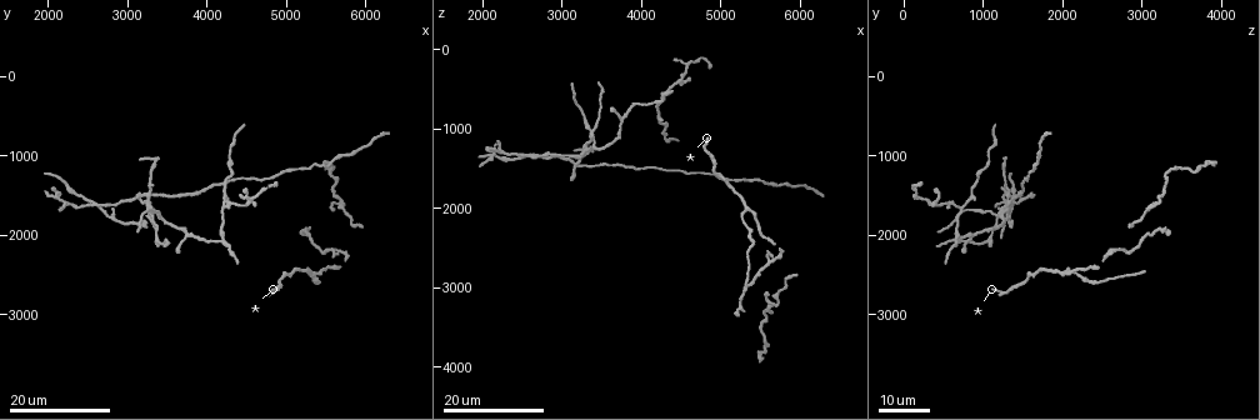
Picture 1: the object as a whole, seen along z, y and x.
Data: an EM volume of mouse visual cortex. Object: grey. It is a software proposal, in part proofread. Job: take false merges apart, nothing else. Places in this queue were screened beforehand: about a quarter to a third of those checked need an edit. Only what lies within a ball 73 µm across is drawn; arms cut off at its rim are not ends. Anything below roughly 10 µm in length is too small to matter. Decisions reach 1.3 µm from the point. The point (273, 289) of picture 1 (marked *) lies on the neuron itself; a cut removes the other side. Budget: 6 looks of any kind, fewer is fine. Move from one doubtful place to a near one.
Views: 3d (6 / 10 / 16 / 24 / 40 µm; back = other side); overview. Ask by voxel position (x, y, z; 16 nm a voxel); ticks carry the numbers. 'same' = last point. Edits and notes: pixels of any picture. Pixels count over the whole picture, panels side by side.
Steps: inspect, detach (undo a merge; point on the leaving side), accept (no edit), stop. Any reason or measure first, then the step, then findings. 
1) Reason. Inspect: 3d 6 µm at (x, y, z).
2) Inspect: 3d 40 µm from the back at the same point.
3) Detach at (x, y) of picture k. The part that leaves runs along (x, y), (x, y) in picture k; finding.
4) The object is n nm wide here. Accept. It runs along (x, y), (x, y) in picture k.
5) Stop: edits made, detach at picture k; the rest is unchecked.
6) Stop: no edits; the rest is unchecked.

Calibre changes. Inspect: 3d 24 µm at (4300, 1250, 950).

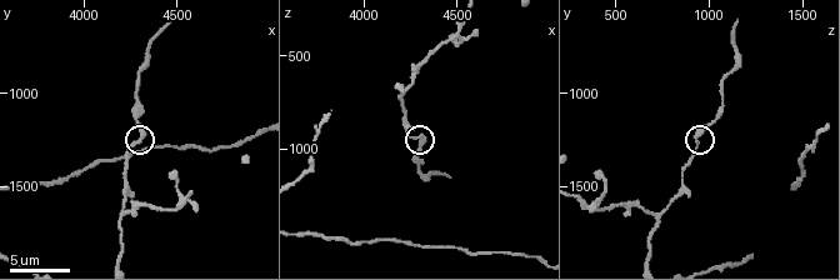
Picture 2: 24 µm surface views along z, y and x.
Inspect: 3d 10 µm at (4280, 1260, 940).

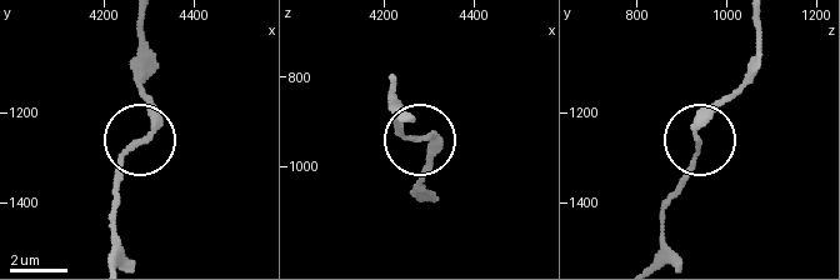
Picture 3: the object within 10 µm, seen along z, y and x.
Accept. It runs along (114, 253), (114, 180), (149, 124), (146, 69) in picture 3; all the same neuron.

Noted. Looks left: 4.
Calibre changes. Inspect: 3d 6 µm at (4500, 1640, 400).

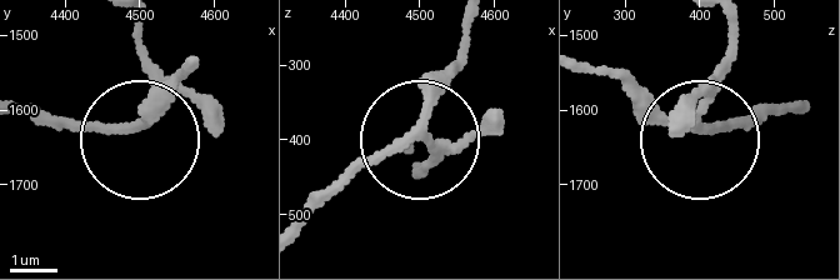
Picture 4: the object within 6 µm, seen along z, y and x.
Accept. It runs along (308, 214), (403, 150), (459, 63) in picture 4; continuous, no second neuron.

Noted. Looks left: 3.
Branch point. Inspect: 3d 16 µm at (4200, 2050, 650).

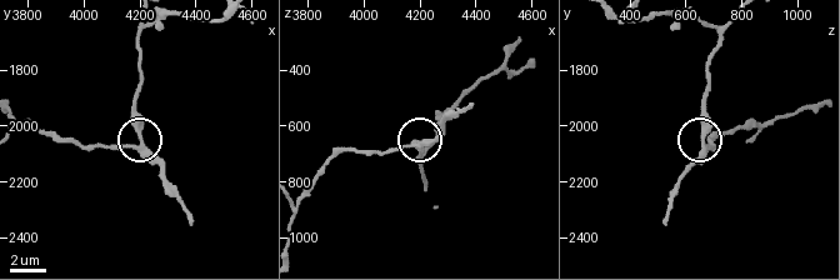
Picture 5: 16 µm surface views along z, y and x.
Closer look. Inspect: 3d 6 µm at (4200, 2060, 660).

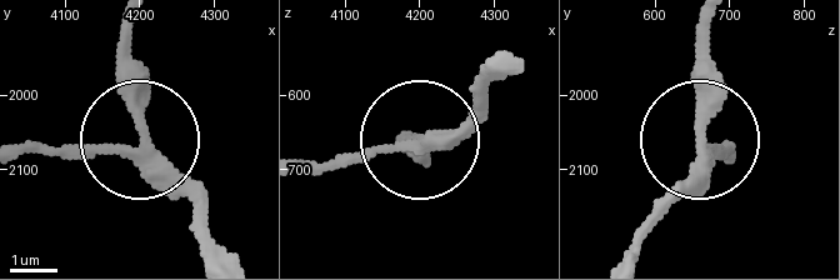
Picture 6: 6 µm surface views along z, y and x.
The object is 290 nm wide here. Accept. One neuron here.

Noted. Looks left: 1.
Stop: no edits; the rest is unchecked.

